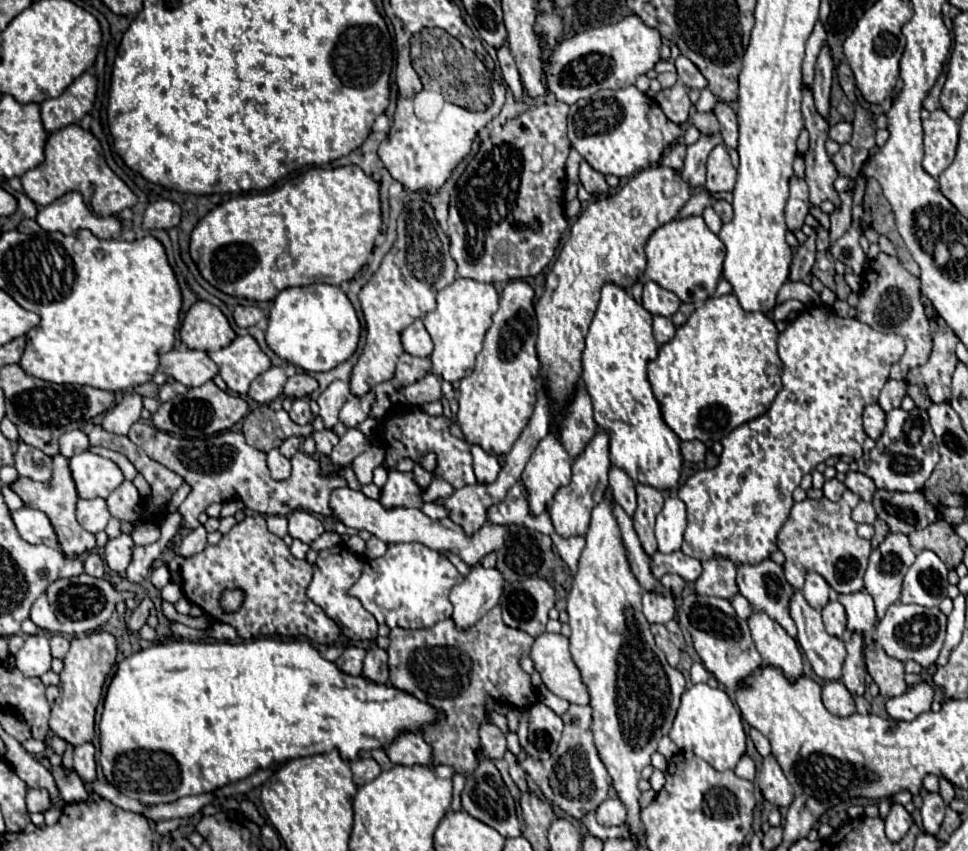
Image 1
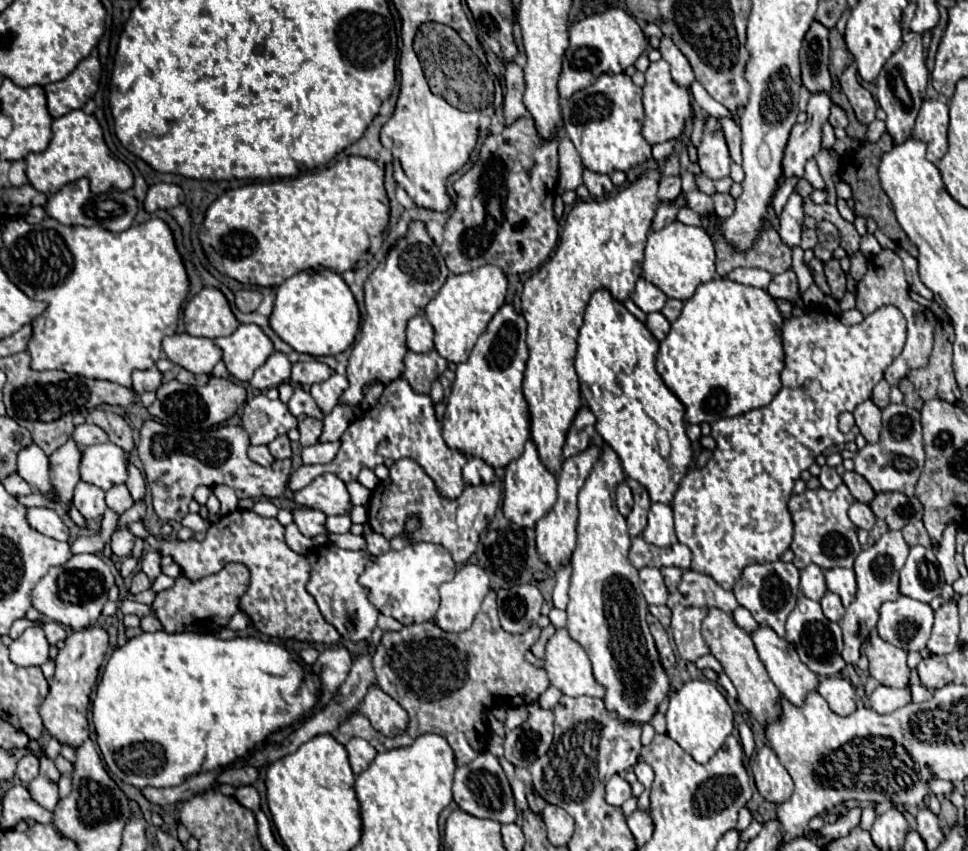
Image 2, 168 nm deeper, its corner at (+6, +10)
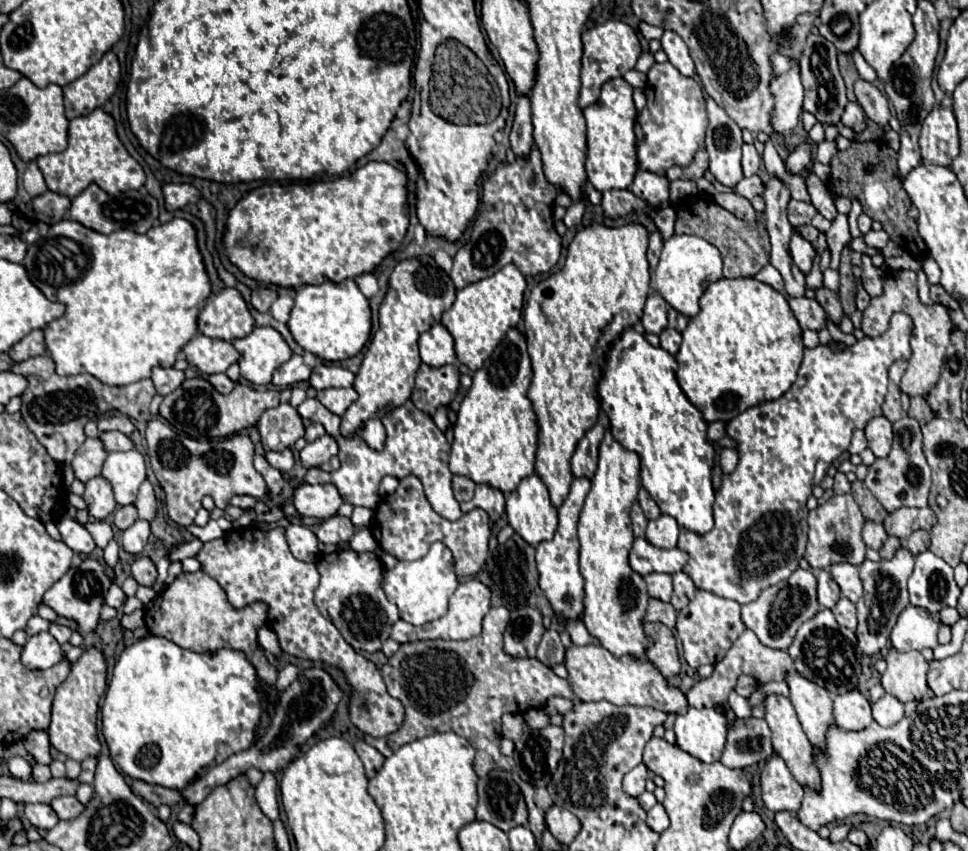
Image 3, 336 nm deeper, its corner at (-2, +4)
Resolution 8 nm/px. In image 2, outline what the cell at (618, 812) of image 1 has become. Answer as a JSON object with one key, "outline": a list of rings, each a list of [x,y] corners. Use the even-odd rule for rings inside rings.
{"outline":[[[614,775],[614,777],[606,783],[606,803],[608,803],[608,805],[620,807],[626,799],[630,799],[630,795],[632,795],[630,785],[628,785],[620,775]]]}

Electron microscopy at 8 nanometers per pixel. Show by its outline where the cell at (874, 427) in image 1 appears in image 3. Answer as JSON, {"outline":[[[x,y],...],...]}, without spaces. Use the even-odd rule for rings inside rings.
{"outline":[[[876,417],[868,423],[866,431],[866,439],[868,439],[868,447],[872,449],[872,453],[876,457],[888,457],[890,447],[892,447],[892,425],[886,417]]]}

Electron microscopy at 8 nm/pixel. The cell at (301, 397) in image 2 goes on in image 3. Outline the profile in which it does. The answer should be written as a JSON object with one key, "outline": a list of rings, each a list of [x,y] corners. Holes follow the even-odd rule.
{"outline":[[[306,399],[298,407],[298,413],[310,421],[324,425],[326,433],[338,441],[338,457],[340,457],[340,469],[338,471],[325,472],[319,467],[308,469],[306,477],[304,477],[306,483],[312,483],[312,485],[332,483],[340,491],[342,501],[346,501],[350,505],[362,505],[362,507],[376,509],[380,503],[378,485],[380,485],[382,477],[392,475],[392,477],[402,479],[406,475],[414,475],[422,481],[426,499],[438,515],[442,515],[448,521],[456,521],[462,517],[460,505],[452,493],[452,473],[448,469],[450,443],[446,441],[444,433],[434,425],[432,417],[428,417],[426,413],[420,413],[412,405],[412,401],[406,401],[402,407],[394,409],[392,413],[388,413],[382,419],[388,437],[386,437],[386,447],[380,453],[370,449],[358,435],[350,438],[340,435],[340,417],[330,413],[324,405],[320,405],[318,399]]]}

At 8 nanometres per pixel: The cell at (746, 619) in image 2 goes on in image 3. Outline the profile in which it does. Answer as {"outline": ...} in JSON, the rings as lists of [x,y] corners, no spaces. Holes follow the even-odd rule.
{"outline":[[[744,631],[734,645],[730,647],[730,651],[726,653],[726,657],[714,665],[714,673],[708,679],[700,679],[698,683],[694,683],[686,697],[690,707],[702,709],[702,707],[714,707],[720,713],[726,713],[728,709],[728,693],[736,687],[736,681],[740,675],[750,675],[756,679],[756,683],[768,683],[768,681],[784,681],[784,677],[794,671],[792,659],[786,651],[778,651],[778,649],[768,649],[764,645],[760,645],[760,641],[756,641],[756,635],[752,631]]]}

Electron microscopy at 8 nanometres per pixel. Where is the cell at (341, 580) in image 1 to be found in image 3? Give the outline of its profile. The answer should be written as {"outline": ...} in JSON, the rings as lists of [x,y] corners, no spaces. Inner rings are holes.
{"outline":[[[340,549],[330,555],[320,555],[318,571],[320,585],[314,595],[318,611],[336,625],[342,637],[356,651],[380,651],[382,643],[390,637],[392,625],[400,619],[400,615],[396,605],[386,599],[386,593],[382,589],[382,563],[378,555]]]}

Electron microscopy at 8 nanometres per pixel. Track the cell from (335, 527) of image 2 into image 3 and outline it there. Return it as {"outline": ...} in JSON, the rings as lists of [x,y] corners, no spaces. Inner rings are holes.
{"outline":[[[354,507],[354,513],[352,513],[352,523],[356,527],[366,527],[372,523],[372,515],[374,511],[368,509],[368,507]]]}

